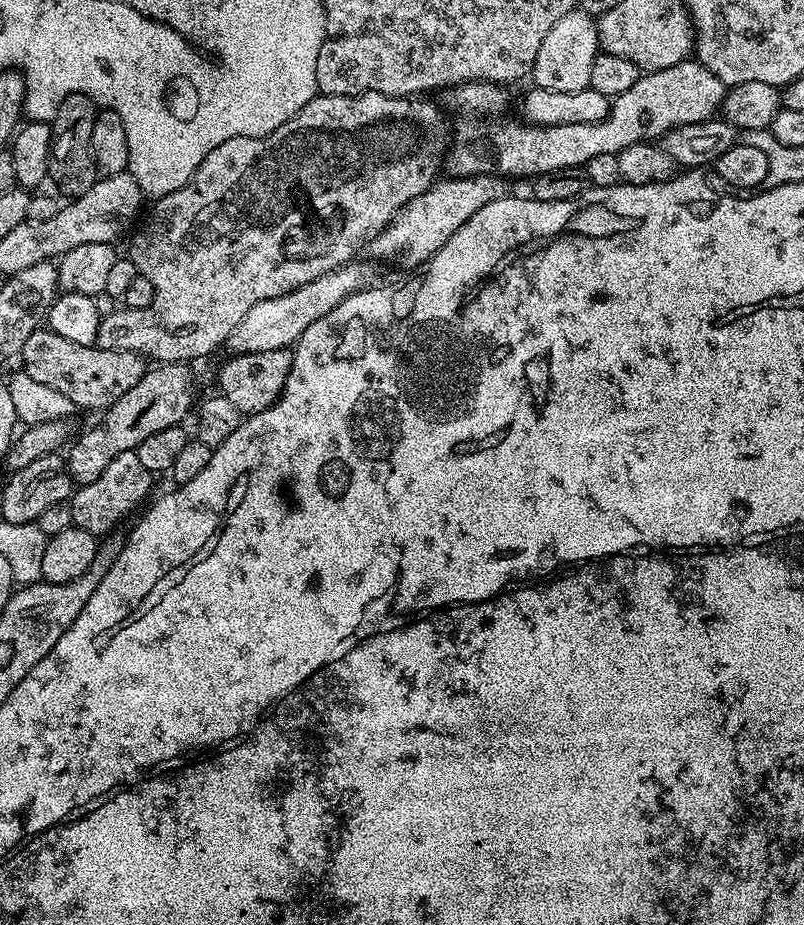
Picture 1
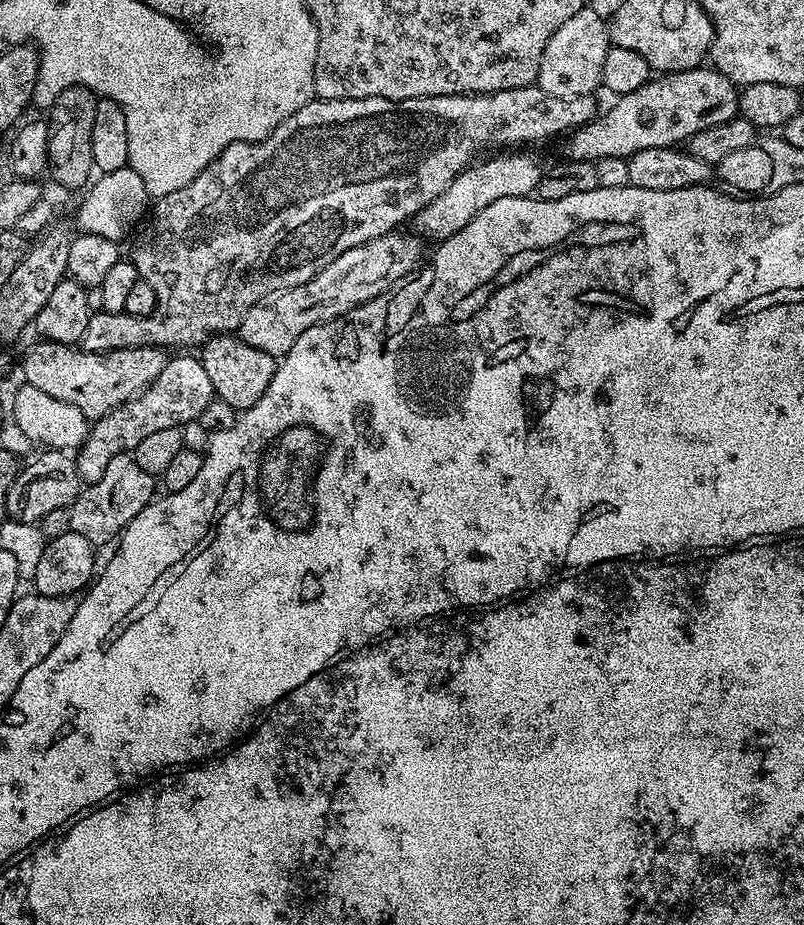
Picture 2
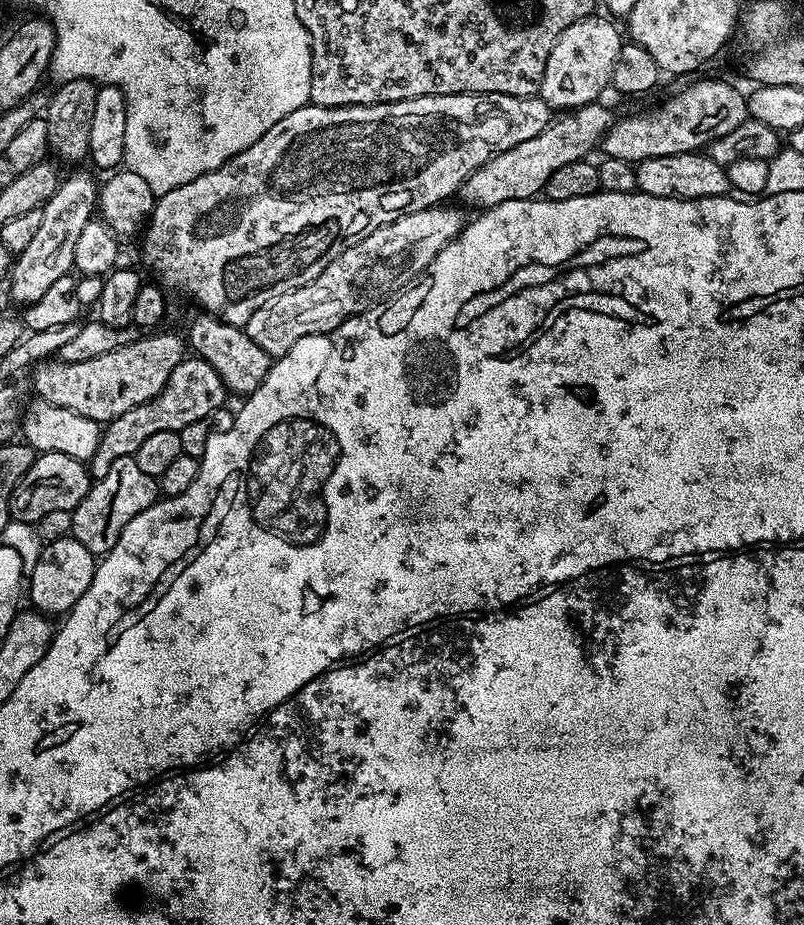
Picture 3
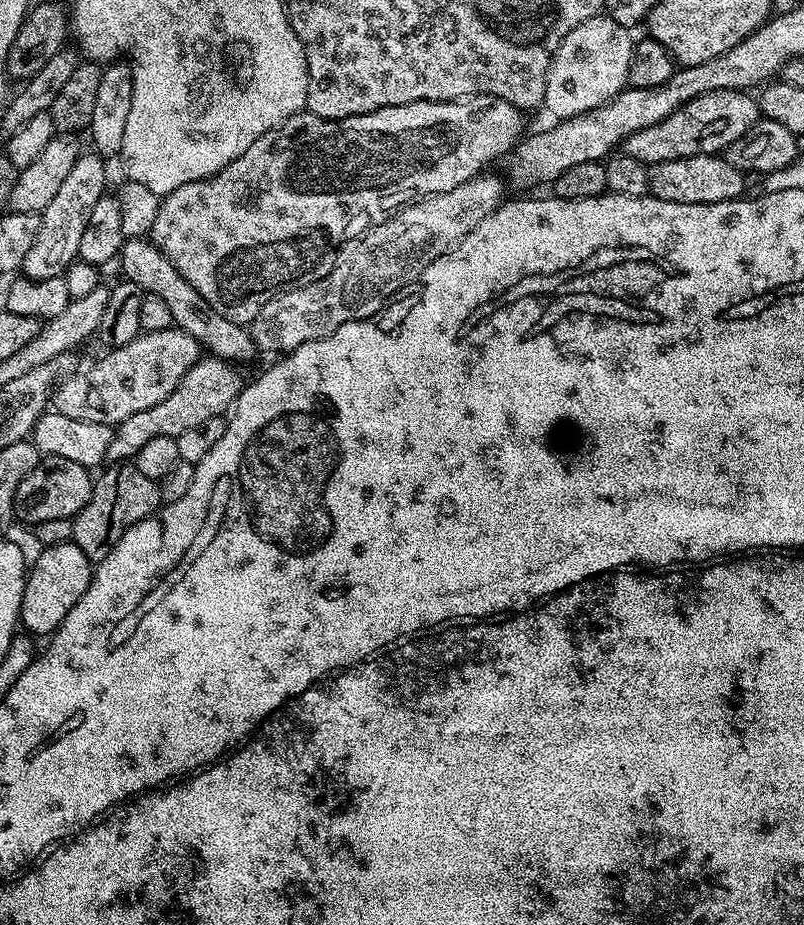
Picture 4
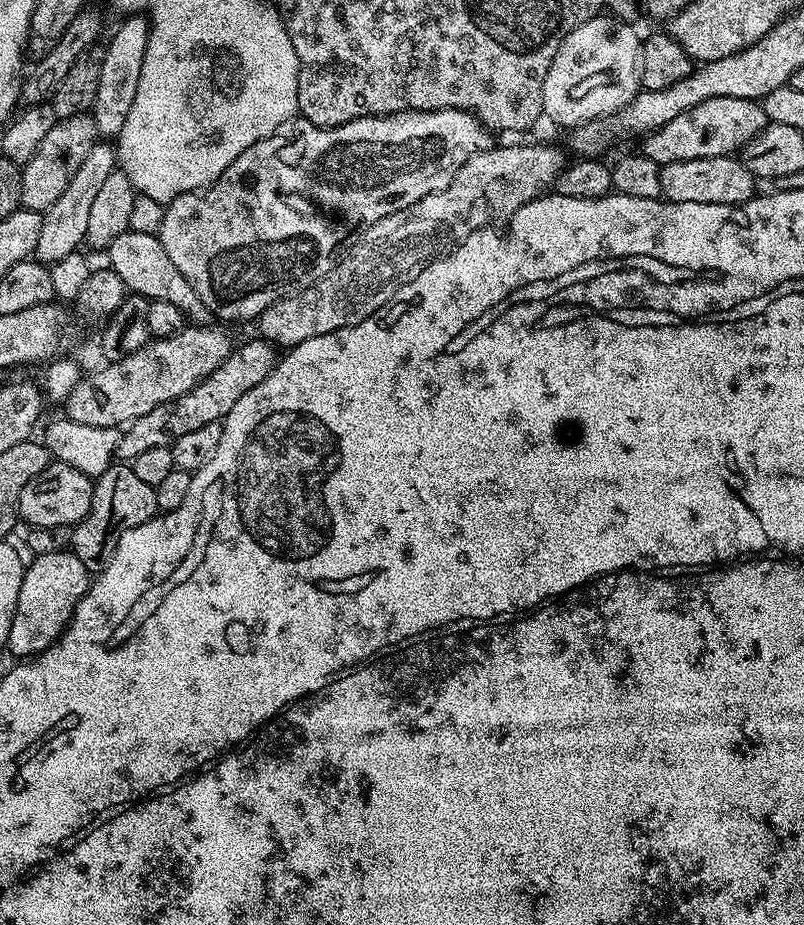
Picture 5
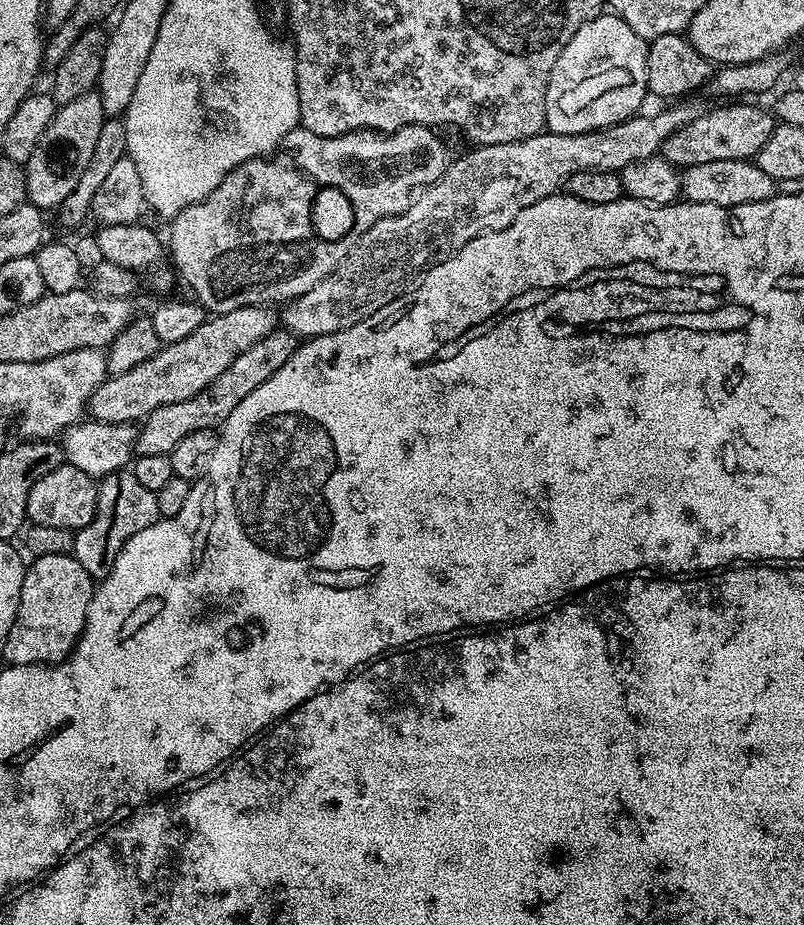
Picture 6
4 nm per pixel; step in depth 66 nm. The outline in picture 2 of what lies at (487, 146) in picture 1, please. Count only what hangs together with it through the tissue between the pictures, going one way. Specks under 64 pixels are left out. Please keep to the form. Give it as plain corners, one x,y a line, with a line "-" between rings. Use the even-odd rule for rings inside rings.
701,66
682,70
681,72
665,72
659,78
638,86
630,94
619,97
609,112
601,111
596,119
584,124
571,133
571,159
597,161
602,158
627,158
638,154
640,150
655,148
675,148
692,139
698,130
710,130
710,126
725,124
738,116
738,88
730,78
726,78
715,67

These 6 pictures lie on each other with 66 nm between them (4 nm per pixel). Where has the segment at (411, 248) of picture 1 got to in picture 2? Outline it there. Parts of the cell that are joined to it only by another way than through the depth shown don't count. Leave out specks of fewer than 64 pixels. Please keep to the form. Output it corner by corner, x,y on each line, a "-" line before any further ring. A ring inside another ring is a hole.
512,150
507,154
500,154
504,156
496,156
493,160
481,159
462,169
458,178
454,178
454,182
450,182
450,186
446,186
446,190
442,190
442,194
434,198
434,202
422,206
422,210
416,213
415,231
421,237
429,236
432,242
439,242
458,234
462,226
466,226
466,222
482,214
482,210
486,210
490,202
498,202
498,198
532,196
540,181
542,167
528,152
531,151

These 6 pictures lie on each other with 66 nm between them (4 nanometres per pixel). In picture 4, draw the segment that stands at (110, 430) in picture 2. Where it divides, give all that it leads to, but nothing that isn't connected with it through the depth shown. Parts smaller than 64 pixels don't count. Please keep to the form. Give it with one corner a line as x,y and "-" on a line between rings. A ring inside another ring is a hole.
201,358
174,386
174,390
158,406
150,406
150,410
142,410
138,414
130,414
130,418
123,420
113,431
105,461
108,462
128,462
146,446
153,438
163,436
178,437
186,434
186,430
194,430
194,426
202,426
202,422
207,422
209,418
224,416
235,405
240,397
240,390
244,387
245,377
240,377
240,372
235,363
227,360
217,360
215,358

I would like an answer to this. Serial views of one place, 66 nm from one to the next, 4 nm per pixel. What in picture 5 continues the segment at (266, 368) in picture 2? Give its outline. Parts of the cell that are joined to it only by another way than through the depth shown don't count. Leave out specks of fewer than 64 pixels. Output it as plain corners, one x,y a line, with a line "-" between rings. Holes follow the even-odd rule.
131,230
123,232
118,234
118,238
114,238
114,242
110,242
106,256
107,267
113,268
122,278
129,293
147,296
149,300
171,302
184,312
193,325
208,326
213,323
212,311
208,309
206,302
202,302
202,298
198,298
198,290
194,290
194,286
190,286
190,282
182,278
182,270
178,270
178,266
174,266
170,259
170,254
166,254
159,235
151,236

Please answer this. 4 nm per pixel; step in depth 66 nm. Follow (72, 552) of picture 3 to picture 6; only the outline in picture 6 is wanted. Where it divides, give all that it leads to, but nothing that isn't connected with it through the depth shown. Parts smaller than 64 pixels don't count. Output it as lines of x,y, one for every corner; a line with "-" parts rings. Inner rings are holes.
46,554
37,556
24,569
22,594
18,602
18,614
8,631
8,637
2,642
5,661
8,664
58,664
65,660
80,641
82,630
86,626
86,610
94,591
94,581
76,560
75,555

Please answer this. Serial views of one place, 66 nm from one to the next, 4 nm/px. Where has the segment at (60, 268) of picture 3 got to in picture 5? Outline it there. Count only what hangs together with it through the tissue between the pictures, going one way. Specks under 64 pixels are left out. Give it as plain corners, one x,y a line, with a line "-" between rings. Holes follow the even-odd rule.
98,142
92,147
90,154
86,154
86,162
82,162
74,178
70,178
70,186
66,186
66,191
58,197
58,202
54,202
54,206
50,206
50,210
43,213
42,230
38,233
38,246
34,253
35,259
41,264
45,266
56,264
85,243
86,222
90,219
94,197
98,195
101,186
106,183
106,178
110,178
110,174
118,168
117,149
113,145
111,148
108,144
111,143

